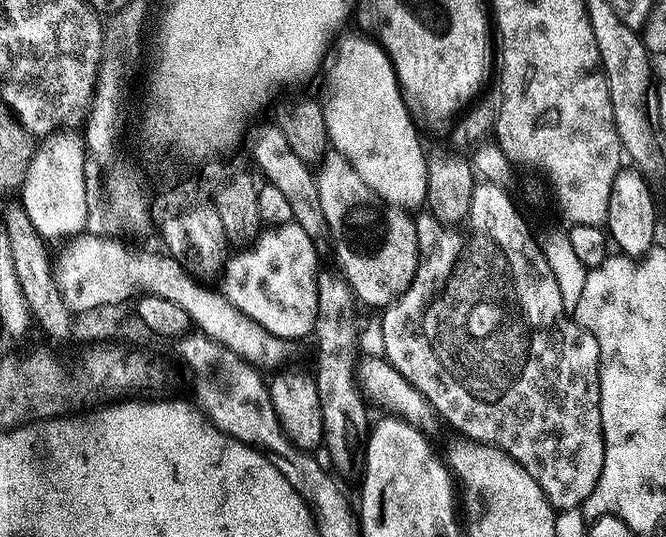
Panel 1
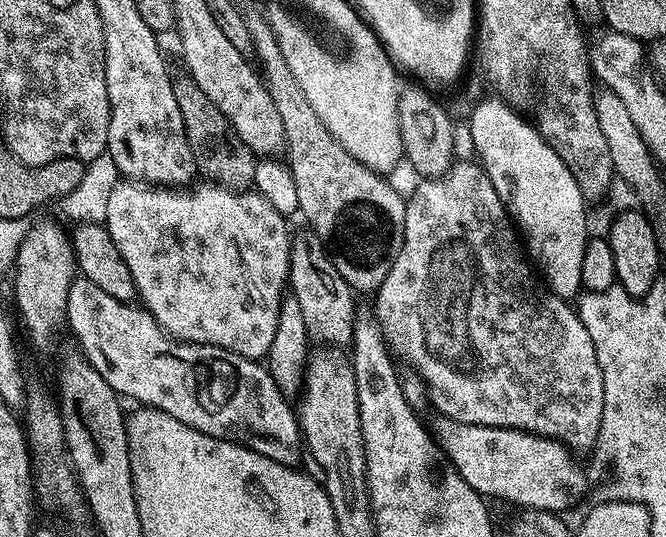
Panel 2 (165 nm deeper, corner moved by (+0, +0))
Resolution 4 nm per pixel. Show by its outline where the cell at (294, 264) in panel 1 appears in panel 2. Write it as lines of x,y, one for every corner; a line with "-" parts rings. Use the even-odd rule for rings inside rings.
120,178
110,191
103,222
110,238
114,238
114,246
118,250
118,254
122,254
122,262
126,262
126,270
130,270
130,274
134,278
139,303
155,318
157,326
163,332
167,332
173,340
182,340
190,344
222,346
234,354
254,361
267,357
270,342
274,342
274,330
278,330
280,302
286,295
288,263
292,249
288,224
289,221
285,216
278,214
278,210
274,210
274,206
270,206
270,202
266,202
266,198
262,198
254,190
233,190
211,182
196,182
191,186
157,186
146,184
142,180
127,178

